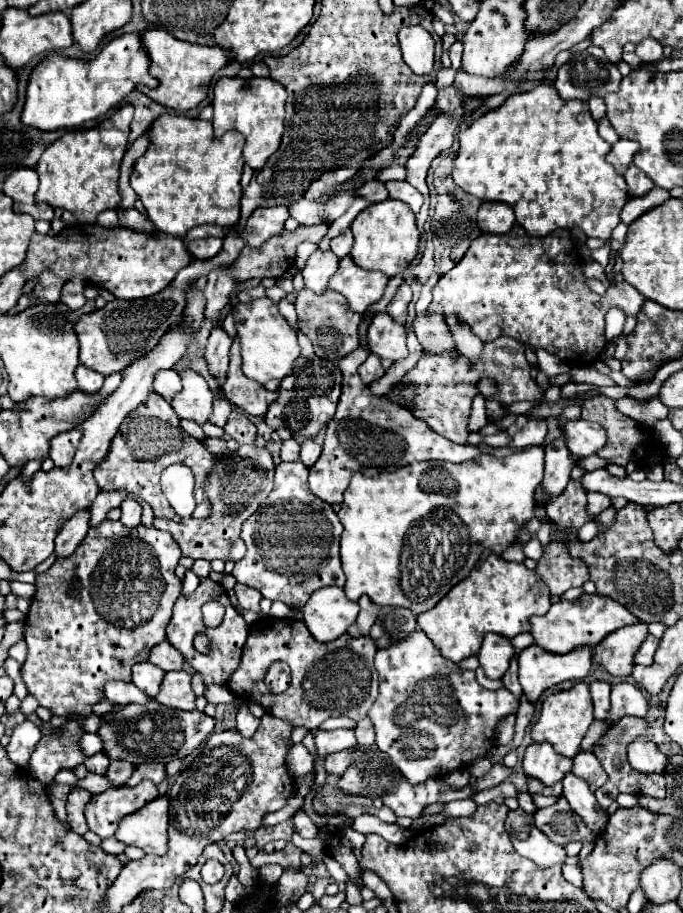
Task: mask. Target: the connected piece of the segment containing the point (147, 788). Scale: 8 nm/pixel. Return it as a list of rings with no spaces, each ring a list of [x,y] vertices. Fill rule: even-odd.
[[[142,781],[136,787],[114,787],[94,795],[86,805],[88,827],[102,839],[112,837],[118,831],[120,819],[124,815],[142,809],[156,797],[156,785],[150,781]]]

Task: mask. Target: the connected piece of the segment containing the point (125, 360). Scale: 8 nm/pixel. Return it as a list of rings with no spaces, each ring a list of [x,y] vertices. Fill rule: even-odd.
[[[228,235],[228,237],[224,237],[222,251],[214,259],[190,263],[188,267],[178,271],[174,281],[158,295],[152,295],[150,299],[136,299],[136,301],[114,299],[114,301],[106,303],[106,307],[92,311],[88,315],[82,315],[80,321],[74,325],[78,339],[80,339],[80,363],[102,373],[104,377],[108,377],[112,373],[120,373],[138,355],[146,355],[158,343],[158,339],[174,323],[178,323],[182,319],[182,309],[186,303],[186,289],[198,277],[208,275],[210,269],[214,269],[216,265],[234,263],[236,255],[242,251],[242,247],[244,247],[242,239],[238,239],[236,235]]]

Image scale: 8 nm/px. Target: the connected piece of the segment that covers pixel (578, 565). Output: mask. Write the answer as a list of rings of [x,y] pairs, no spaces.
[[[558,535],[558,539],[550,539],[550,545],[544,549],[542,559],[538,561],[536,573],[544,579],[554,599],[570,587],[582,587],[590,579],[586,565],[566,555],[562,535]]]

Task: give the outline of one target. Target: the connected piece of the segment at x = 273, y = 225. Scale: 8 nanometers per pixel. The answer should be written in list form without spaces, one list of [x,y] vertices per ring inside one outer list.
[[[258,207],[250,217],[244,229],[234,229],[238,233],[238,237],[244,239],[244,243],[248,247],[260,247],[262,243],[266,243],[272,235],[278,235],[284,229],[284,221],[288,219],[288,207]]]

